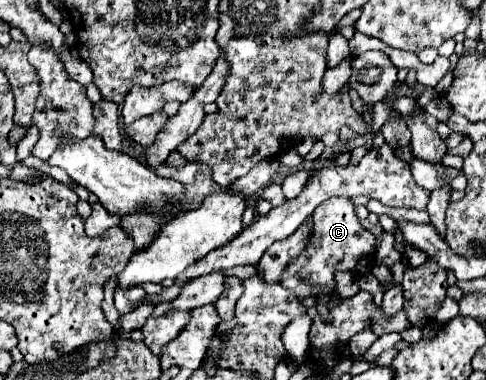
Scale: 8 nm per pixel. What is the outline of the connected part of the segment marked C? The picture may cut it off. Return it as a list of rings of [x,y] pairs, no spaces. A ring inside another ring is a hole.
[[[334,198],[334,200],[326,200],[322,202],[314,214],[314,236],[310,246],[298,256],[298,260],[294,260],[286,272],[282,274],[280,284],[288,290],[292,290],[300,300],[306,296],[314,296],[316,288],[314,286],[322,286],[322,288],[334,288],[334,272],[336,270],[354,270],[356,262],[360,256],[372,256],[374,254],[374,234],[368,232],[366,228],[362,228],[356,212],[354,212],[354,204],[350,200],[342,200]],[[300,278],[308,280],[312,286],[304,286],[300,282]]]

